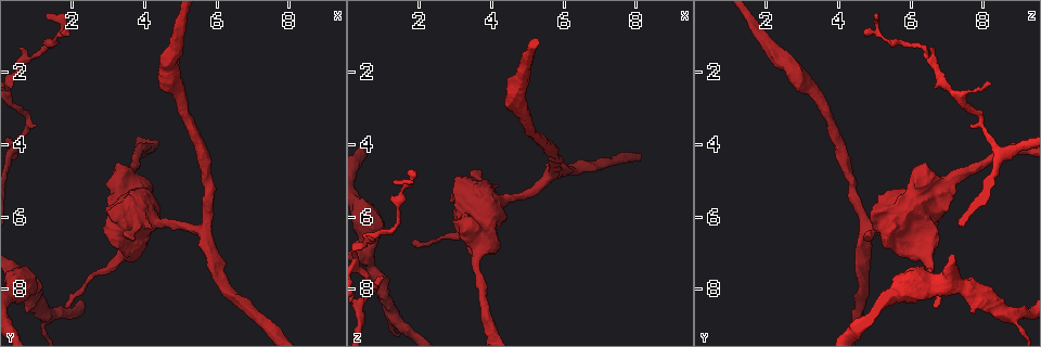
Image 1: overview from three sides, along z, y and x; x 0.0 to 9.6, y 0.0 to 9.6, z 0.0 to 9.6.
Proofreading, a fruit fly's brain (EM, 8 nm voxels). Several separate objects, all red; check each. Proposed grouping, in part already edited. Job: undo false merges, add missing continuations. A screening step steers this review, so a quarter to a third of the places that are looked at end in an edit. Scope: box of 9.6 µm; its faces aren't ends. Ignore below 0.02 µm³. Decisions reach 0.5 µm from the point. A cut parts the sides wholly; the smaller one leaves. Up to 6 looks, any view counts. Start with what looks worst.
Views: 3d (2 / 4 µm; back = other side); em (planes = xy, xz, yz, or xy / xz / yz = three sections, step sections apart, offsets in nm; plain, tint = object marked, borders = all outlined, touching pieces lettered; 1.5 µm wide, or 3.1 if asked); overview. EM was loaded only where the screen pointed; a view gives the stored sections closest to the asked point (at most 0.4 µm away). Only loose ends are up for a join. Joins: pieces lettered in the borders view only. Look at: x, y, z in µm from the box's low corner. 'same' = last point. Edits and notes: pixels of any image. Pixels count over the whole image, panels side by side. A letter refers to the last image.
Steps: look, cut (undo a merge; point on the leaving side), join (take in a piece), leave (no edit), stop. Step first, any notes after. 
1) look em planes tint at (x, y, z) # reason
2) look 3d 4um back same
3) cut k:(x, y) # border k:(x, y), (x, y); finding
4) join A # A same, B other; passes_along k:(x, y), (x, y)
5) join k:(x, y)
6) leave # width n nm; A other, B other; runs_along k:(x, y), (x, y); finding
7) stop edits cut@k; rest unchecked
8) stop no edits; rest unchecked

look em planes borders at (1.30, 8.70, 8.75) # small branch off a trunk

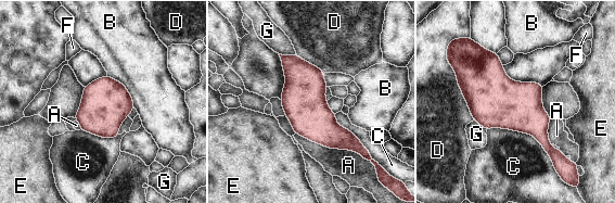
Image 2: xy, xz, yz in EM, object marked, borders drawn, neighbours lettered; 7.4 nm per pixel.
leave # A other, B other, C other, D other, E other, F other, G other; continuous, no second neuron

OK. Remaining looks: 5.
look em planes borders at (3.20, 6.80, 5.30) # branch stops here

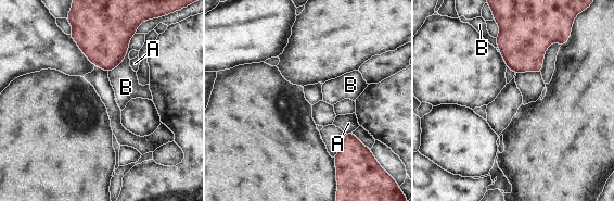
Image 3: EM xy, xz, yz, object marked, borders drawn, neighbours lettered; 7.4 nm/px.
leave # A other, B other; border 3:(135, 33), (126, 57), (109, 72); no lettered piece goes on from it

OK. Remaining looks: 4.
look em xz step 8 tint at (1.35, 1.35, 6.20)

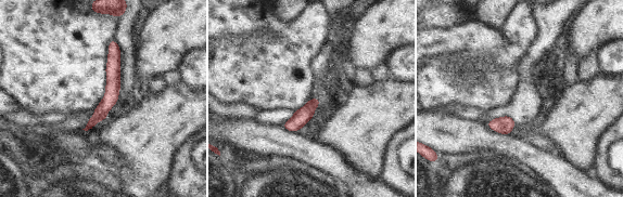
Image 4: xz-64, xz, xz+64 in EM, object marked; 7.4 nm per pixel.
look em planes borders same # cut it another way

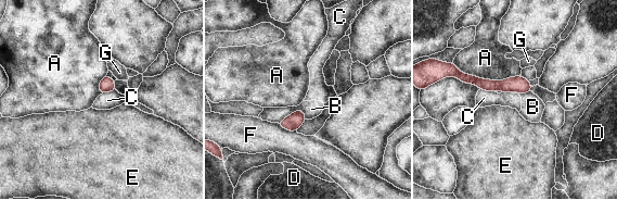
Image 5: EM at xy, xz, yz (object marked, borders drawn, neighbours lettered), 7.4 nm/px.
leave # A other, B other, C other, D other, E other, F other, G other; runs_along 5:(457, 73), (487, 85), (528, 86); continuous, no second neuron

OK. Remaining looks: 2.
stop no edits; rest unchecked

